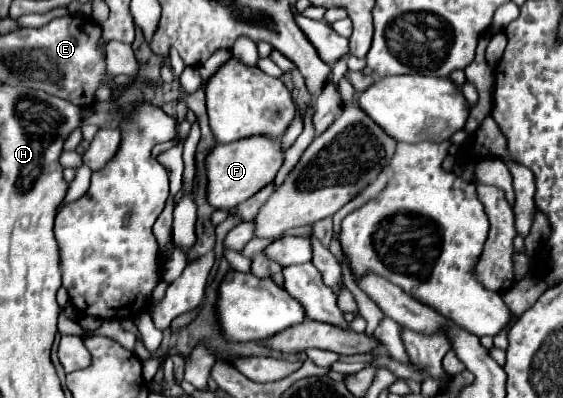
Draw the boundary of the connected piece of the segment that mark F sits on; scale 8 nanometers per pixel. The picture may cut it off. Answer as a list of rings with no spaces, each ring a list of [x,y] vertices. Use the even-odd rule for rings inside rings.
[[[247,138],[233,146],[215,146],[205,160],[207,170],[207,202],[217,210],[231,210],[251,198],[267,182],[271,182],[283,164],[279,142],[271,138]]]

